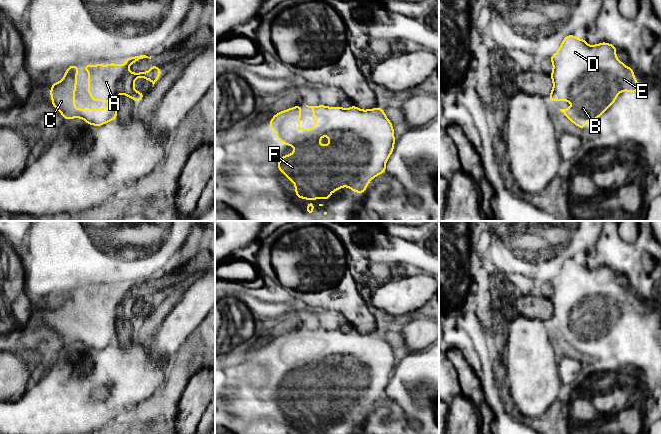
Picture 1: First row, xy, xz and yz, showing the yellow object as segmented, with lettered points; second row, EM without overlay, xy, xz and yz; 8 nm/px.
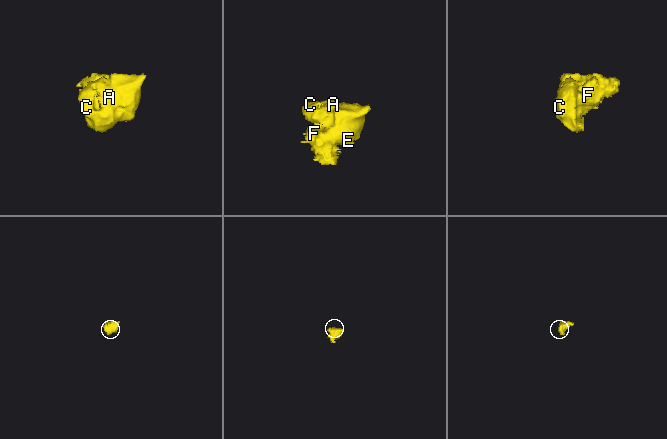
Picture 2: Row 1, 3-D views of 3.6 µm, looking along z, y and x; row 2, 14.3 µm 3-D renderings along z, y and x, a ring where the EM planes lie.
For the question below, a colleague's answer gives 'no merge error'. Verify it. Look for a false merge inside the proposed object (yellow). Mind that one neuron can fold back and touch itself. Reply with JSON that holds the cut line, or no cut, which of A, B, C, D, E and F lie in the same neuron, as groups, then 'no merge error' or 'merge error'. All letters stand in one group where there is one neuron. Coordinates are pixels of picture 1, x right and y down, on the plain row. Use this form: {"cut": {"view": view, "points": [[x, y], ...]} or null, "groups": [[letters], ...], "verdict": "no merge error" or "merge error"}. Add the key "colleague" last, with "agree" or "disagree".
{"cut": null, "groups": [["A", "B", "C", "D", "E", "F"]], "verdict": "no merge error", "colleague": "agree"}

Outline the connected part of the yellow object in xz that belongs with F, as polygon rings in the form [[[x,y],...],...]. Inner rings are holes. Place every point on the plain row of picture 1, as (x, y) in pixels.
[[[306,329],[313,334],[314,352],[300,353],[302,330],[276,337],[269,348],[272,355],[278,356],[275,362],[279,366],[295,371],[291,379],[283,379],[277,388],[279,395],[295,408],[295,418],[300,423],[330,423],[331,417],[341,411],[364,417],[368,406],[386,395],[386,386],[396,366],[393,349],[383,333],[361,334],[354,329],[348,333]],[[324,359],[328,360],[328,370],[319,367]]]

